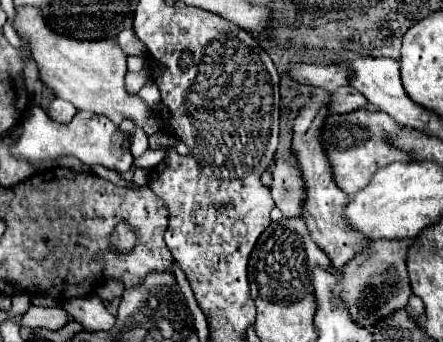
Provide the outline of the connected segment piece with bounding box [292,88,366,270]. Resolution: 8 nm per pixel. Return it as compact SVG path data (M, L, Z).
M316 88L302 110L298 112L294 120L294 138L292 138L292 150L298 158L300 170L306 180L306 202L304 202L304 222L308 224L308 230L314 238L314 242L330 256L332 266L340 270L348 260L352 260L356 254L360 254L366 248L366 240L358 236L358 232L350 232L346 228L346 220L342 220L342 208L348 204L348 196L336 188L334 176L330 176L330 164L326 164L326 152L322 152L322 140L318 140L318 128L322 128L322 120L326 120L330 104L330 92L322 92Z

